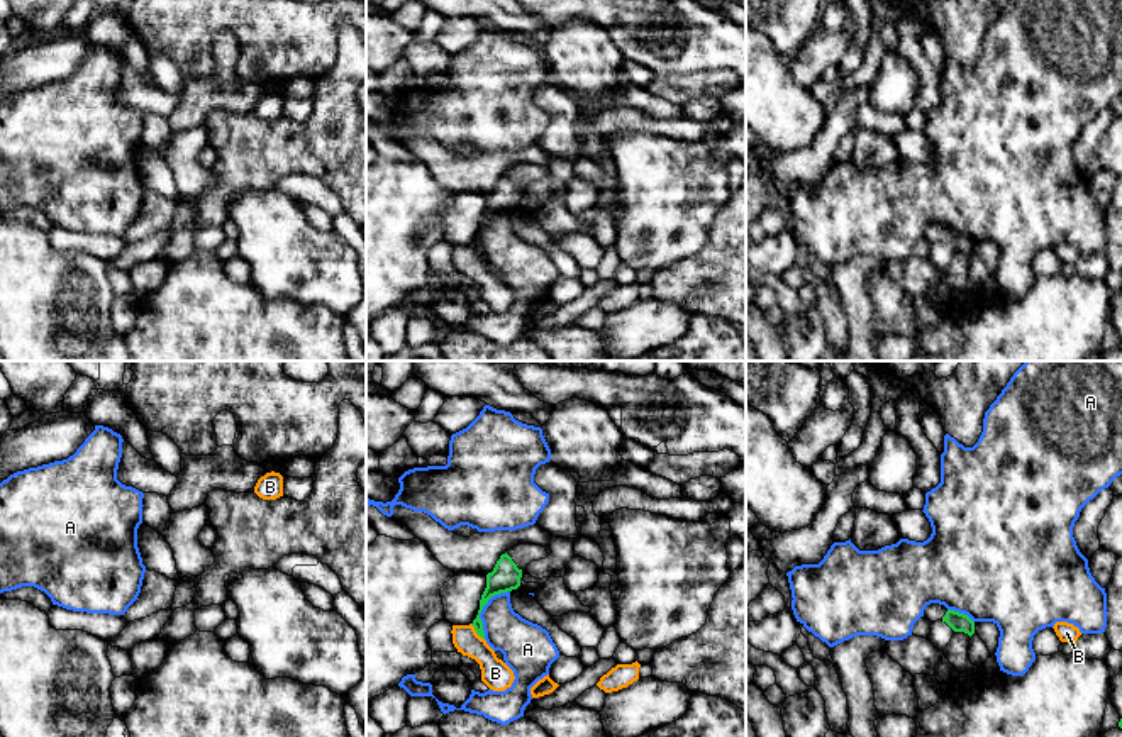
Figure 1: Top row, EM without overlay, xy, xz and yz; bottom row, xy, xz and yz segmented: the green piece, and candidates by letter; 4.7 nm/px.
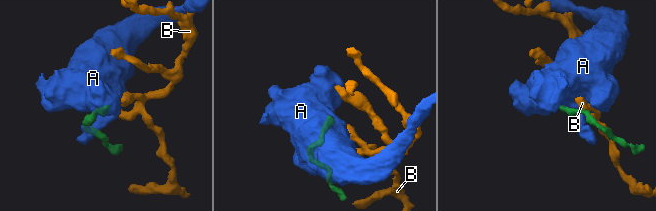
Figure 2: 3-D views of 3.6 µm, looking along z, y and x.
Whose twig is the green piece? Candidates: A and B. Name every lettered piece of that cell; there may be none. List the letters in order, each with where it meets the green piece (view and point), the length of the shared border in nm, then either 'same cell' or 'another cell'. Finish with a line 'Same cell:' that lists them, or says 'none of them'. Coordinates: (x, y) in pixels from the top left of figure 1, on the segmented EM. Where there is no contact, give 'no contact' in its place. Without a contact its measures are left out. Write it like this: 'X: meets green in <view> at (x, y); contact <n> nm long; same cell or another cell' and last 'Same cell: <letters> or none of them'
A: meets green in xz at (482, 609); contact 260 nm long; another cell
B: meets green in xz at (477, 632); contact 100 nm long; another cell
Same cell: none of them

